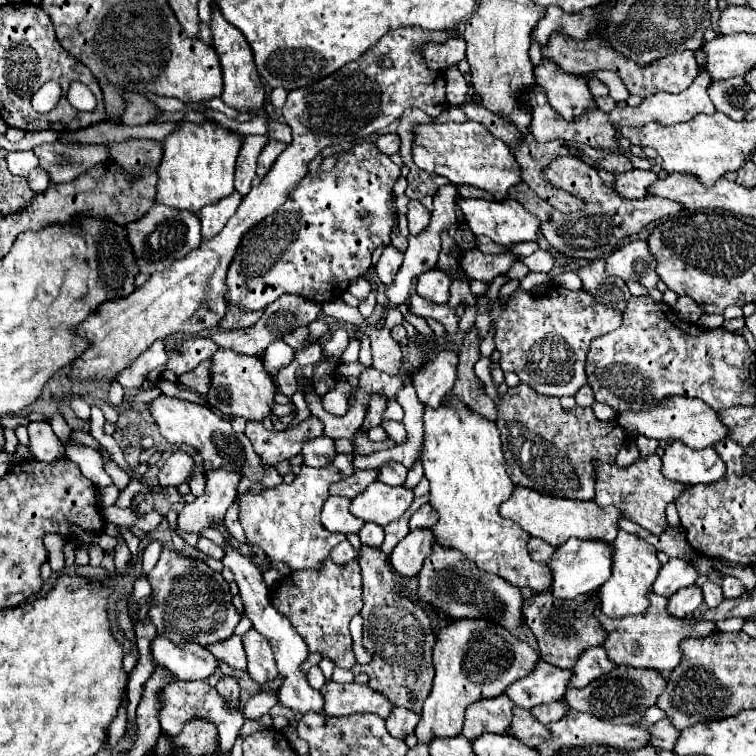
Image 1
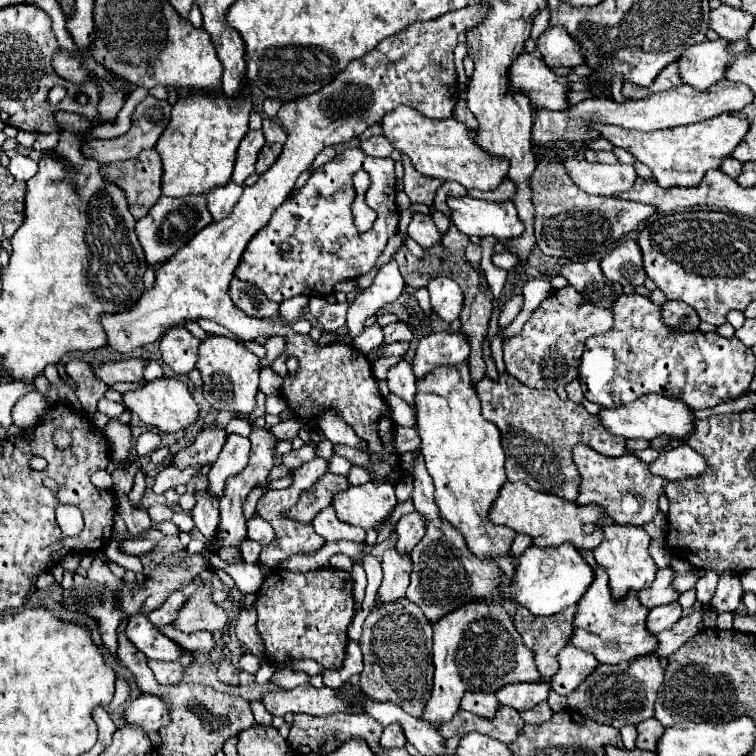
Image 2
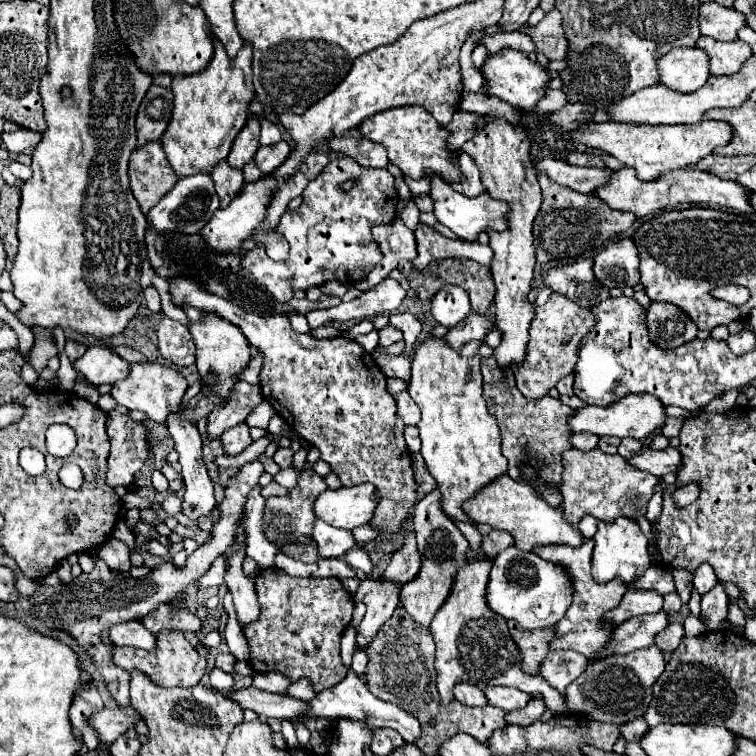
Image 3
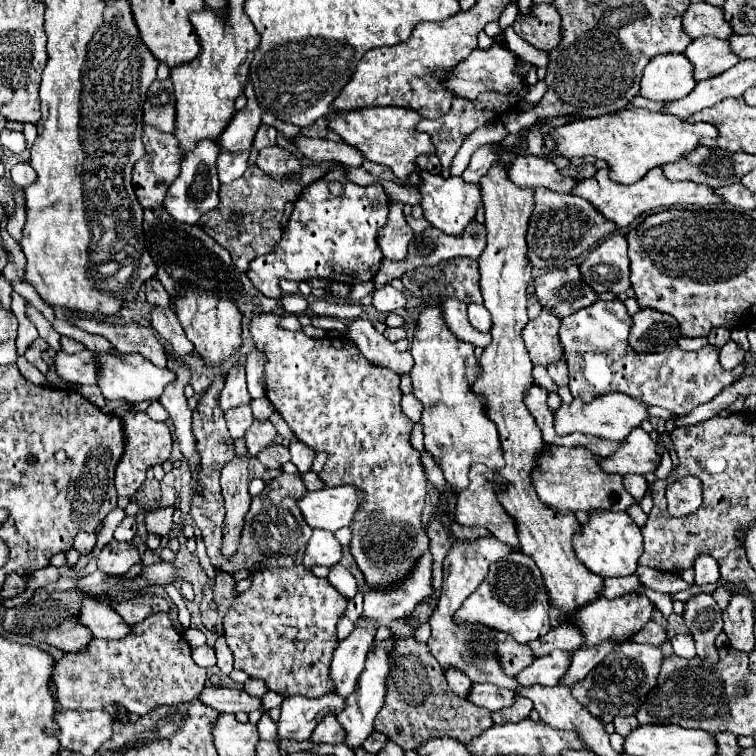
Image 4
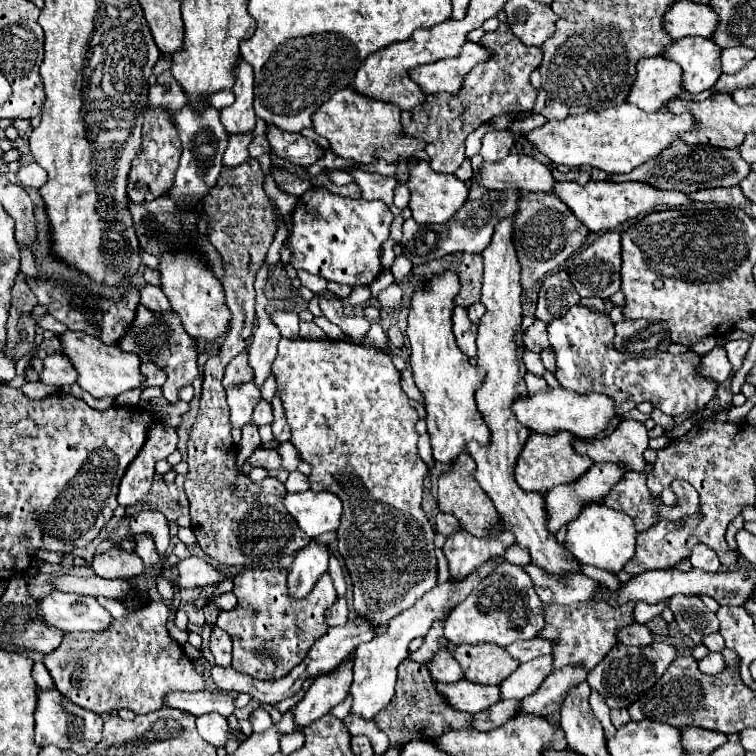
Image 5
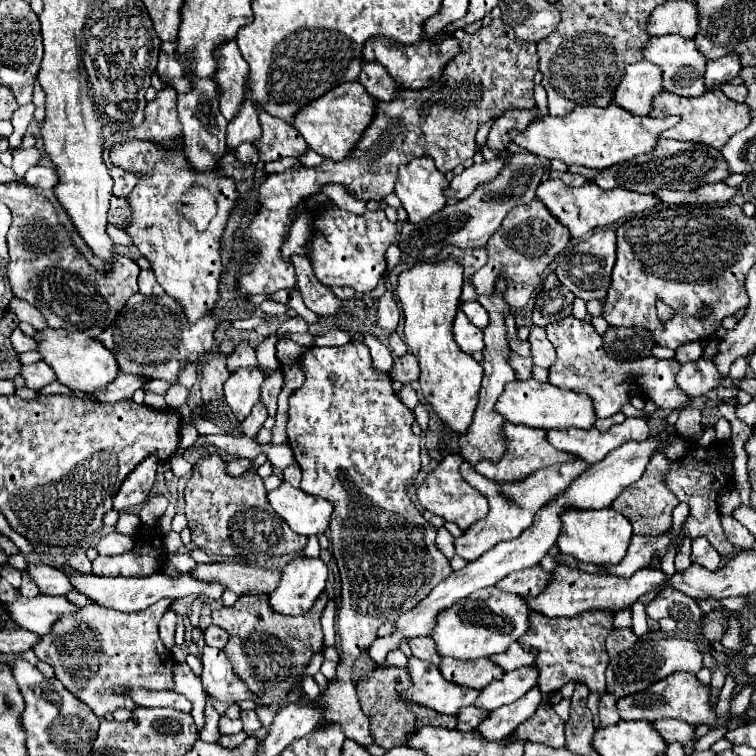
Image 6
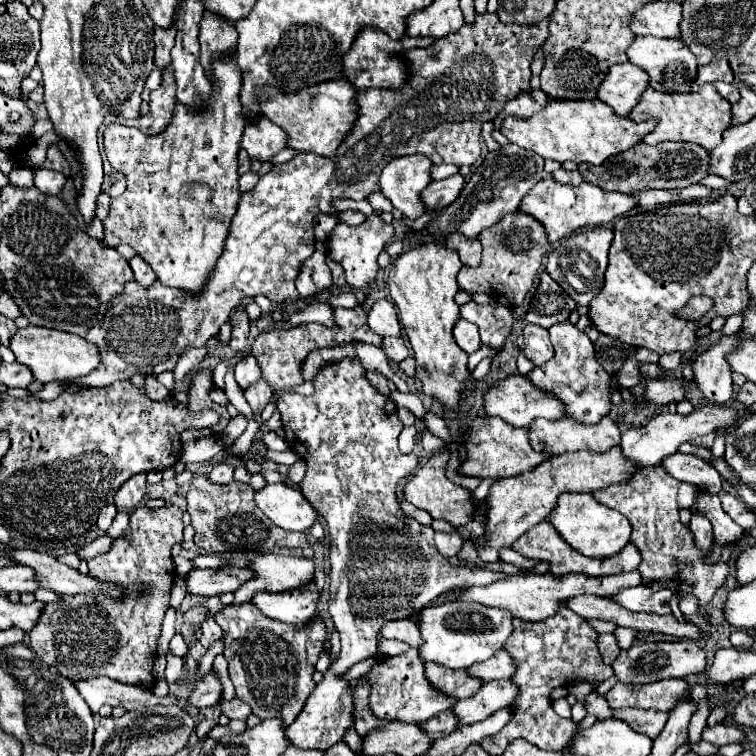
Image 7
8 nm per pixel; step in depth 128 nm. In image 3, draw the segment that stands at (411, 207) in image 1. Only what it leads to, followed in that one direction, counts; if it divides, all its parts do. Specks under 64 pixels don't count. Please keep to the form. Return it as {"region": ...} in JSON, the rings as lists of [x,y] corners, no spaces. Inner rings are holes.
{"region":[[[418,224],[414,230],[416,242],[418,242],[418,256],[414,258],[414,266],[418,270],[426,268],[430,262],[440,260],[440,258],[468,258],[474,262],[482,262],[486,266],[490,266],[492,262],[492,248],[490,246],[480,246],[478,242],[462,242],[462,240],[450,240],[446,236],[442,236],[440,232],[436,232],[432,226],[426,224]]]}

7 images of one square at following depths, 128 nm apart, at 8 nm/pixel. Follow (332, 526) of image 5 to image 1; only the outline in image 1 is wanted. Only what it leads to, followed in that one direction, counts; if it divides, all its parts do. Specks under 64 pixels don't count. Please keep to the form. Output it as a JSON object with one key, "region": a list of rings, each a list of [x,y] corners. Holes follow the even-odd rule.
{"region":[[[384,482],[370,484],[360,496],[352,500],[352,514],[364,522],[374,522],[386,526],[400,520],[404,512],[412,506],[414,492],[404,486],[388,486]]]}

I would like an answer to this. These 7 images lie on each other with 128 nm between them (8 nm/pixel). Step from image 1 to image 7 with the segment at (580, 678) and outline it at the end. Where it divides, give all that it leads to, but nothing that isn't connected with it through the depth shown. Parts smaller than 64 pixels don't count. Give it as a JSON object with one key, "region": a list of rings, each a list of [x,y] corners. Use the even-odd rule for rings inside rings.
{"region":[[[492,680],[474,696],[460,700],[452,712],[458,716],[460,724],[474,724],[488,718],[496,710],[510,706],[512,700],[516,700],[516,684],[512,684],[512,680]]]}

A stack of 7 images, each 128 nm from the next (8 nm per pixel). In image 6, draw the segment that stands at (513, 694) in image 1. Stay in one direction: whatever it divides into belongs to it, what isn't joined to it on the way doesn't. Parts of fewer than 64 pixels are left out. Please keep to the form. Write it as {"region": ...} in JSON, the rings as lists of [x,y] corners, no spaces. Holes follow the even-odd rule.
{"region":[[[410,658],[408,666],[414,686],[408,690],[404,698],[428,706],[442,714],[456,714],[464,706],[472,706],[476,702],[476,696],[480,696],[480,690],[464,688],[460,684],[450,684],[440,676],[440,670],[428,662],[422,662],[418,658]]]}

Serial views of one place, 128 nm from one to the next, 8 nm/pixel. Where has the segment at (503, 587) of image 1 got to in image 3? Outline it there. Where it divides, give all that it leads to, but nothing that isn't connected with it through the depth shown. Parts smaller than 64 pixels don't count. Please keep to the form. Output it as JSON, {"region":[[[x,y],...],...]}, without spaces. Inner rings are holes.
{"region":[[[432,490],[424,498],[414,504],[414,532],[418,540],[418,552],[420,552],[420,562],[422,568],[416,574],[414,580],[402,586],[400,590],[400,602],[404,610],[422,626],[428,626],[434,618],[434,614],[440,610],[444,600],[452,592],[454,576],[458,568],[468,564],[468,544],[464,534],[458,530],[458,526],[440,510],[440,492]]]}

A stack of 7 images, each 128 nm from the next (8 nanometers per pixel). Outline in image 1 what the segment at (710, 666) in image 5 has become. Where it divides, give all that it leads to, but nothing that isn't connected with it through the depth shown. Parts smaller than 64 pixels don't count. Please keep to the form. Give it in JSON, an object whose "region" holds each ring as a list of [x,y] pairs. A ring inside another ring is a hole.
{"region":[[[726,576],[720,586],[722,586],[726,598],[738,598],[738,596],[742,596],[746,592],[746,586],[734,576]]]}

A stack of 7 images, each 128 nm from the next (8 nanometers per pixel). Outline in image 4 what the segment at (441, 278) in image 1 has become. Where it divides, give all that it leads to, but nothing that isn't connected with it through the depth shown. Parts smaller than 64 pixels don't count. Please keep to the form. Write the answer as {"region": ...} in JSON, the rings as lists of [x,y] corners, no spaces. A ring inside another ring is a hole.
{"region":[[[456,298],[444,300],[440,306],[444,322],[460,340],[466,340],[480,348],[486,348],[490,344],[492,336],[490,333],[474,332],[474,328],[468,324],[468,318],[466,318],[466,306],[468,306],[466,302],[456,300]]]}

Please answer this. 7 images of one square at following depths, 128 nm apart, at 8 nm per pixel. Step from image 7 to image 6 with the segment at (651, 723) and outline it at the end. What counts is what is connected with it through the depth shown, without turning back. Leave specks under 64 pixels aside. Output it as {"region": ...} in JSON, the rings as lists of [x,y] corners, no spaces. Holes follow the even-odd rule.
{"region":[[[658,720],[654,722],[654,726],[658,728],[658,732],[662,734],[662,738],[666,742],[680,742],[682,746],[686,744],[694,744],[696,742],[696,726],[690,726],[684,720]]]}

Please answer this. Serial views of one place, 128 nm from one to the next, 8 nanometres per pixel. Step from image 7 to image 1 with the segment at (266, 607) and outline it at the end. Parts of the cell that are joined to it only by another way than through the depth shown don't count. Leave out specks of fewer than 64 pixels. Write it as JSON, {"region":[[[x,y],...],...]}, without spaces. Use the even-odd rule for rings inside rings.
{"region":[[[330,496],[322,508],[322,524],[330,530],[330,532],[360,532],[360,528],[364,526],[364,520],[352,516],[348,504],[352,500],[348,500],[346,496]]]}

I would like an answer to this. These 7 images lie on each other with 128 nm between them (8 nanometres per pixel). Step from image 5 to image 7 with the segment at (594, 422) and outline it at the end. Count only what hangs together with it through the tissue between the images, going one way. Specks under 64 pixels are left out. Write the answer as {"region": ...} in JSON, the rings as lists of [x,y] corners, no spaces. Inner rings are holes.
{"region":[[[512,374],[506,380],[492,386],[484,396],[484,408],[486,408],[488,416],[498,416],[498,418],[506,420],[510,426],[516,426],[516,428],[526,428],[536,418],[546,418],[546,420],[566,418],[564,402],[558,396],[542,392],[528,378],[524,378],[520,374]]]}

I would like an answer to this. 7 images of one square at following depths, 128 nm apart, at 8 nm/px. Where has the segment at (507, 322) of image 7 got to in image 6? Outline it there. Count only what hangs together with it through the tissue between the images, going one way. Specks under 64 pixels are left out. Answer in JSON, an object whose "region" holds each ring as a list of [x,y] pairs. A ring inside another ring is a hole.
{"region":[[[464,302],[462,310],[468,316],[468,320],[472,324],[476,324],[478,328],[484,328],[488,324],[488,312],[478,302]]]}

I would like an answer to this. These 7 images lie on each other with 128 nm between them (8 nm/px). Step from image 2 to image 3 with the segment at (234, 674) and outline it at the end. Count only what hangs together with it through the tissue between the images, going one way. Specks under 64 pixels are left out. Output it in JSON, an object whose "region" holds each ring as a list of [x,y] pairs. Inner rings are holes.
{"region":[[[220,652],[216,656],[216,660],[214,660],[214,666],[220,668],[220,670],[224,670],[224,672],[228,672],[228,674],[234,674],[234,662],[236,662],[236,658],[232,654]]]}

